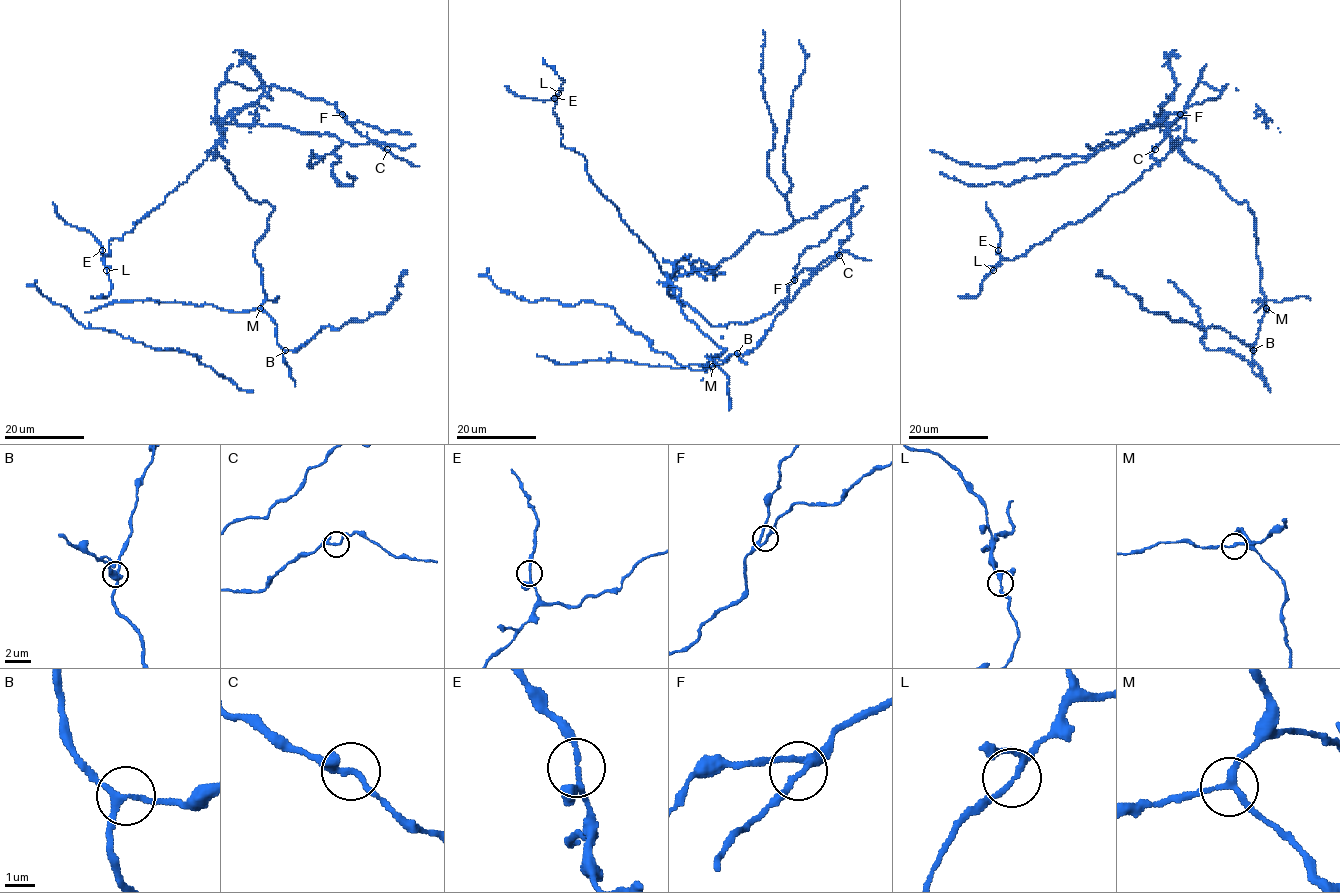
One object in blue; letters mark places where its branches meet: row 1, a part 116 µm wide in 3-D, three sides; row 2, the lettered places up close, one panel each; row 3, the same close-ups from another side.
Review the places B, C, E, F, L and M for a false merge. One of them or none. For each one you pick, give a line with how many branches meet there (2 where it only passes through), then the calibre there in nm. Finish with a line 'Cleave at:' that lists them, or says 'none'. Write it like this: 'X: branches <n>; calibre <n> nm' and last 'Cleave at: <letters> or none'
Cleave at: none

